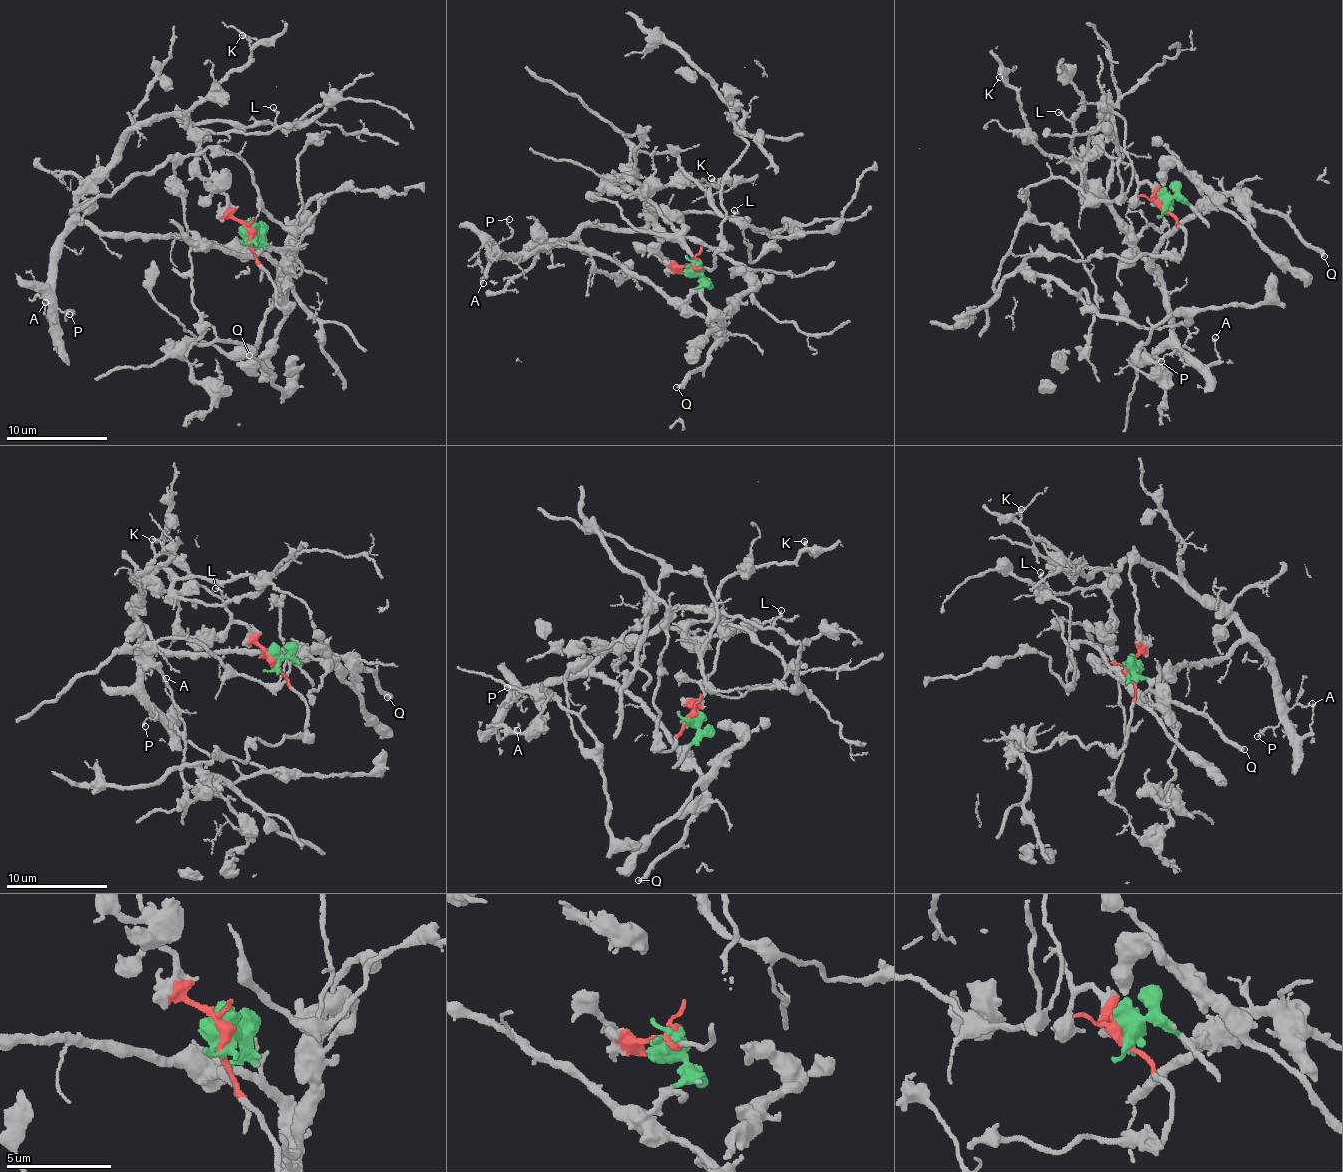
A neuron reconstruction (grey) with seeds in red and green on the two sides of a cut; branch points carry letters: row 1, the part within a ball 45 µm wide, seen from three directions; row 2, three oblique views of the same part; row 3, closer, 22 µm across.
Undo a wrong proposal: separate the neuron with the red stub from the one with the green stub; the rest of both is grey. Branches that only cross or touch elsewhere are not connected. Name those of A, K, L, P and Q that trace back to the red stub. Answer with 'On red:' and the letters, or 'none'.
On red: none

